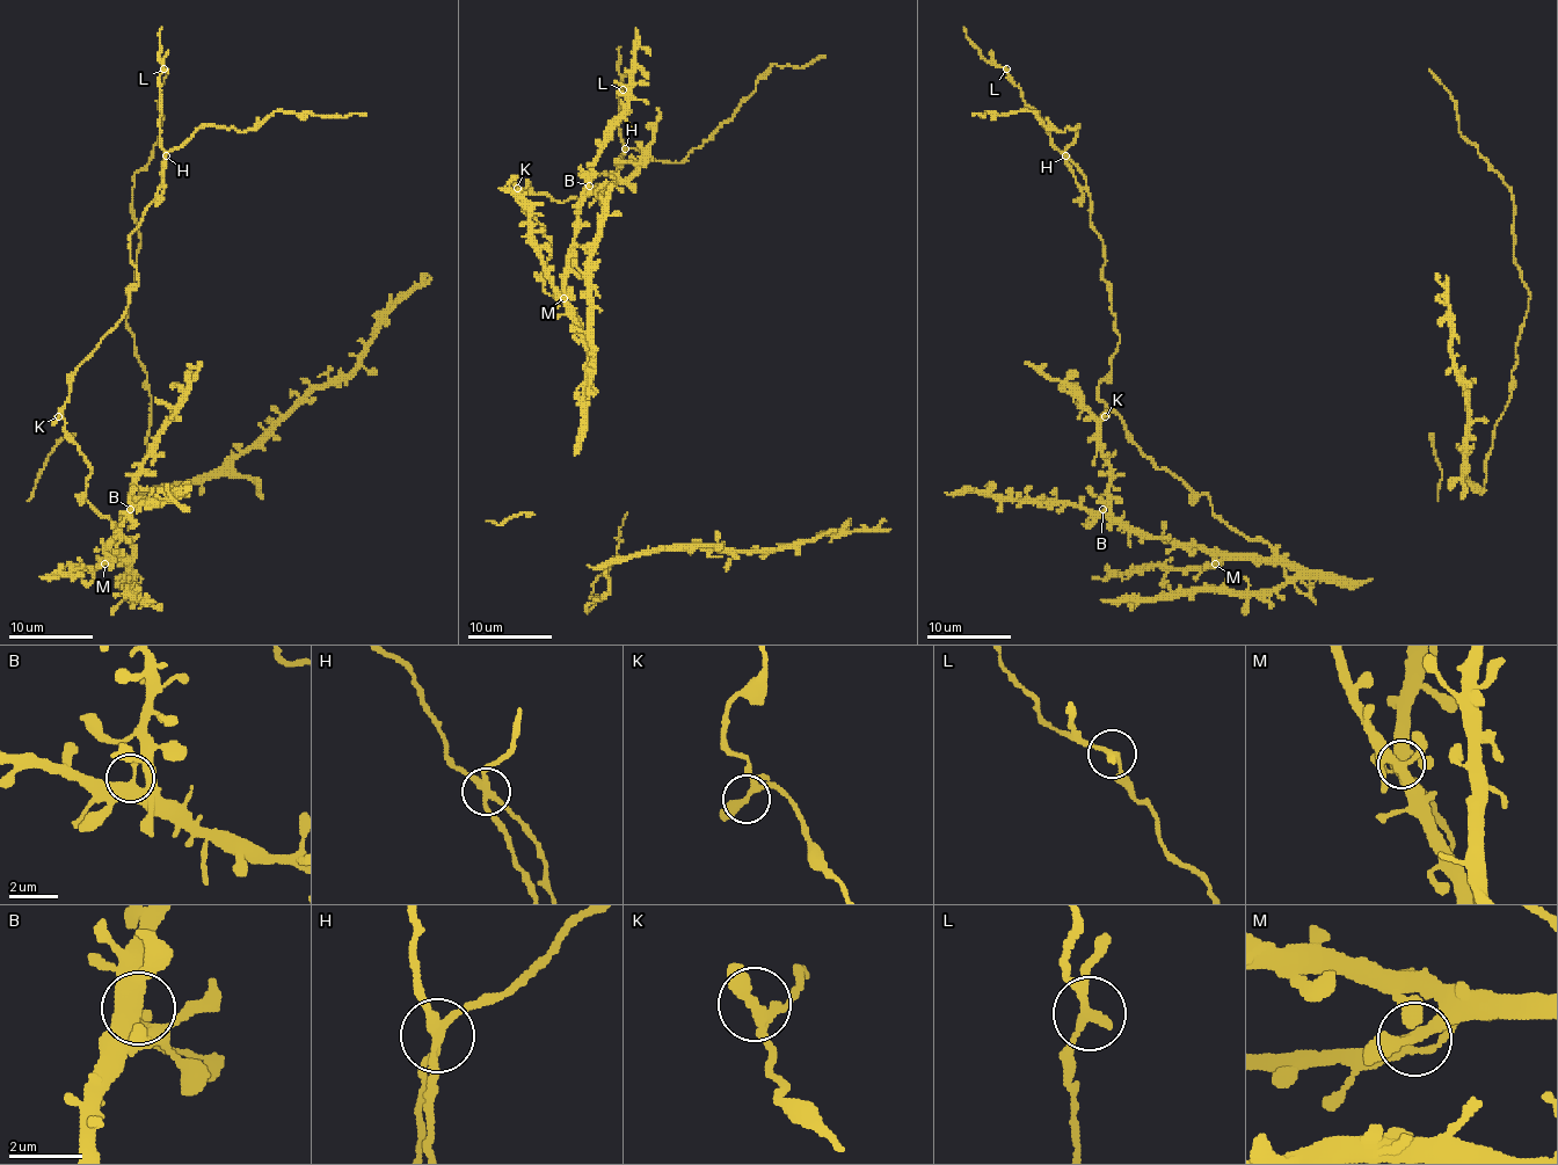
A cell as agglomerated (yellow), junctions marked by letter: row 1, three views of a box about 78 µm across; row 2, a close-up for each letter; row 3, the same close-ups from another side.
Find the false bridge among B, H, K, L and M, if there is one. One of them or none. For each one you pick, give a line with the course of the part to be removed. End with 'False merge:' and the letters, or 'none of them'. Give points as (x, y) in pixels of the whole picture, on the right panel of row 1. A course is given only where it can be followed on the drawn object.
H: (1065, 155), (1079, 125), (1063, 132), (1050, 130), (1031, 111), (981, 115), (984, 117), (981, 114), (973, 115)
False merge: H

